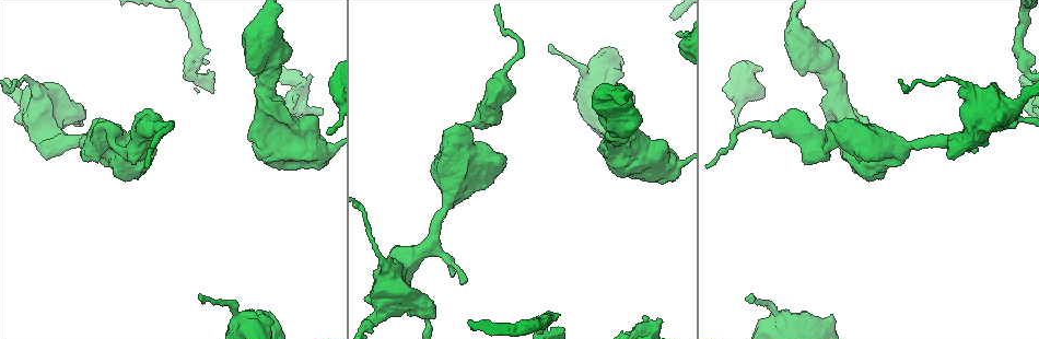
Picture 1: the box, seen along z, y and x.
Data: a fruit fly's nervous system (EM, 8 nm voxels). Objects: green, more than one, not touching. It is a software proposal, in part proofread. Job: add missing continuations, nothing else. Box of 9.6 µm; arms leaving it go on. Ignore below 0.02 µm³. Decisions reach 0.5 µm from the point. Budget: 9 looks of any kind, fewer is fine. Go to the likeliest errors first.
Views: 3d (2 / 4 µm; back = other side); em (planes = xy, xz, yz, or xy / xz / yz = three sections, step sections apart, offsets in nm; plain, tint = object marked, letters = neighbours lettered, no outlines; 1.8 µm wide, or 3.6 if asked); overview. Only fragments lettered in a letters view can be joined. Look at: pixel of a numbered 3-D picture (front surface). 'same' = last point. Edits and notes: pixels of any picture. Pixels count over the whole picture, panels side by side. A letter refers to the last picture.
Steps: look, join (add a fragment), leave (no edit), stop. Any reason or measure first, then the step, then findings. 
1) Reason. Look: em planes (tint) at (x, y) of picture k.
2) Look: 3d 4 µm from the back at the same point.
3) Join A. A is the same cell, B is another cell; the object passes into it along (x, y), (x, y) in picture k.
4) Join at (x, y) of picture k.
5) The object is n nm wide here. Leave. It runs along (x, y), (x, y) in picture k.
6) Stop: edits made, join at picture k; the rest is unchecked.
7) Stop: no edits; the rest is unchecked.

Thick end. Look: 3d 2 µm at (1024, 84) of picture 1.

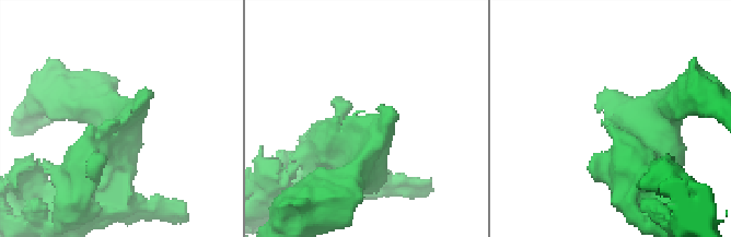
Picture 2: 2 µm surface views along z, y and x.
Now the EM. Look: em planes (letters) at (103, 123) of picture 2.

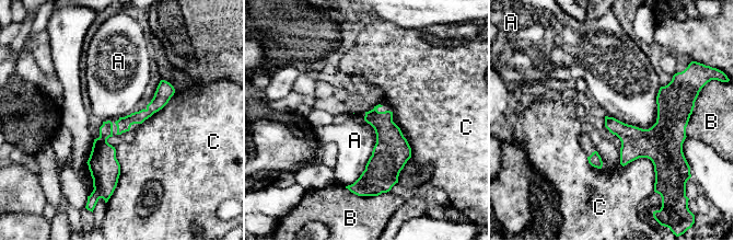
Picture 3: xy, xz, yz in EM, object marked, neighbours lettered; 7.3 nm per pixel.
Leave. A, B and C are other cells; it runs along (166, 84), (144, 114), (103, 138), (109, 183) in picture 3; none of them fits.

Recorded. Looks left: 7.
Thin end. Look: 3d 2 µm at (676, 35) of picture 1.

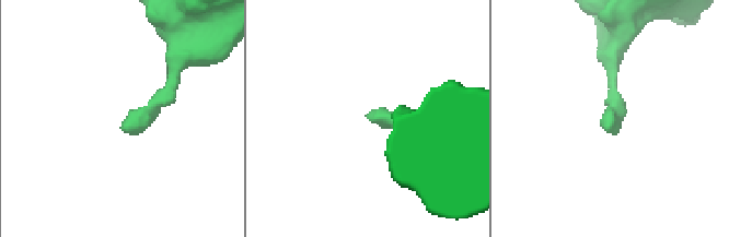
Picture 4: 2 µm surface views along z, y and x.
Look: em yz step 8 (tint) at (121, 123) of picture 4.

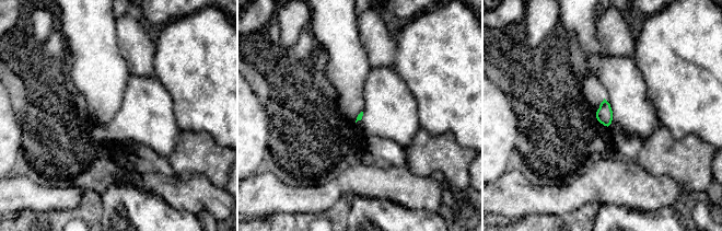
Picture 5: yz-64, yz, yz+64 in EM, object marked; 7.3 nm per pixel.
Cut it another way. Look: em planes (letters) at the same point.

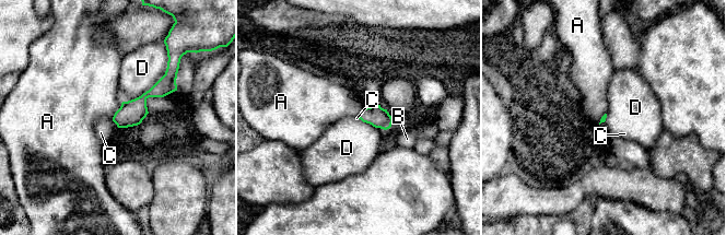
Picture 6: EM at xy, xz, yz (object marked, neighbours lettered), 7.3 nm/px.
Leave. A, B, C and D are other cells; a border runs along (123, 102), (112, 118) in picture 6; none of them fits.

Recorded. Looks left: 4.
A fork. Look: em 3.6 µm planes (letters) at (1030, 77) of picture 1.

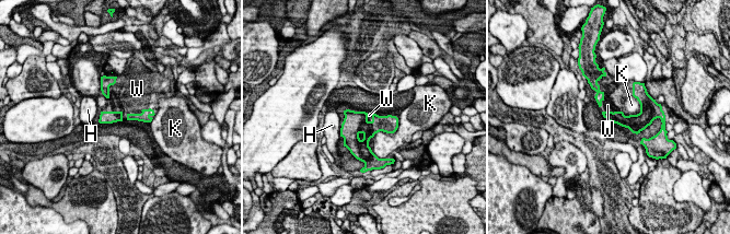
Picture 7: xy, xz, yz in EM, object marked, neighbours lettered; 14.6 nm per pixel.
The object is 190 nm wide here. Join W. W is the same cell, H and K are other cells; the neuron continues.

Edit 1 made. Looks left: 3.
Redraw. Look: overview.

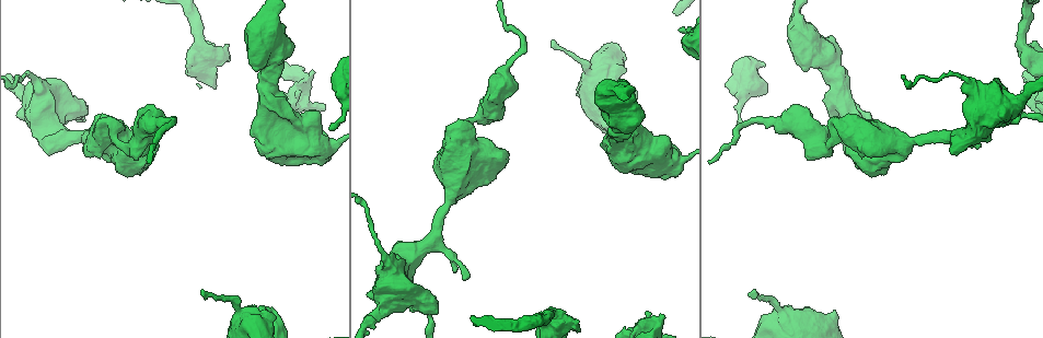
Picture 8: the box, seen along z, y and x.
Calibre changes. Look: em planes (tint) at (1025, 96) of picture 8.

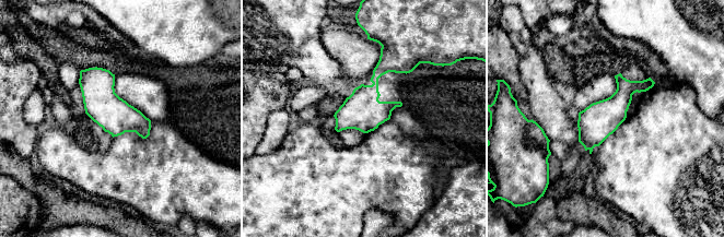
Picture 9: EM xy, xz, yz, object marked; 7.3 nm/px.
Look: em planes (letters) at the same point.

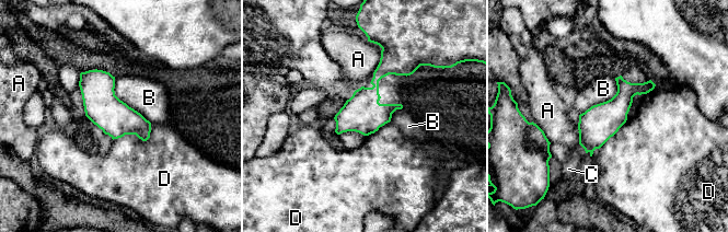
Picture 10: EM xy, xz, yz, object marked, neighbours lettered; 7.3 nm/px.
The longest contact is with B, 440 nm. Leave. A, B, C and D are other cells; a border runs along (151, 124), (146, 140), (113, 140) in picture 10; no lettered fragment goes on from it.

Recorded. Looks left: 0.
Stop: edits made, join at picture 7; the rest is unchecked.

